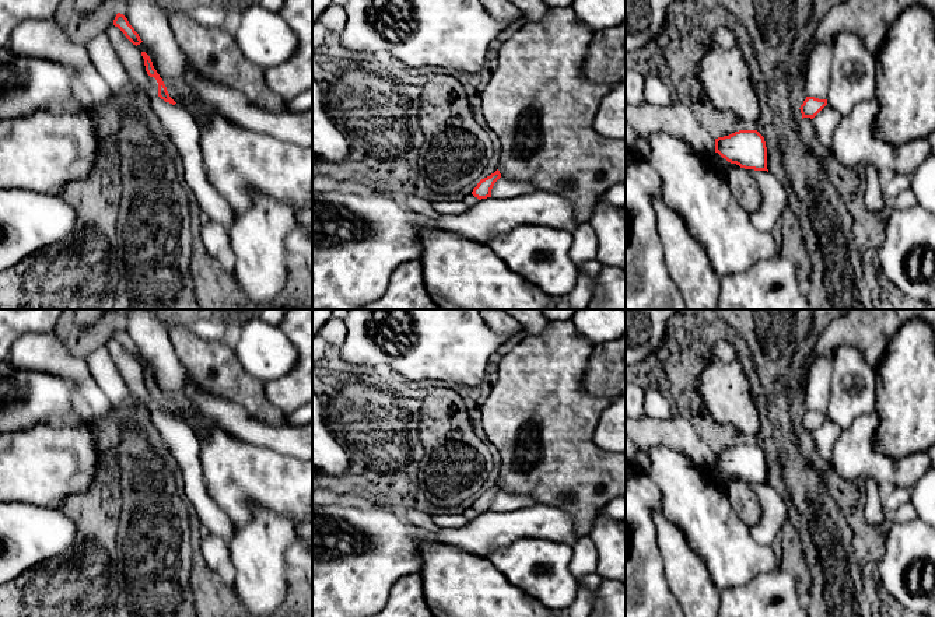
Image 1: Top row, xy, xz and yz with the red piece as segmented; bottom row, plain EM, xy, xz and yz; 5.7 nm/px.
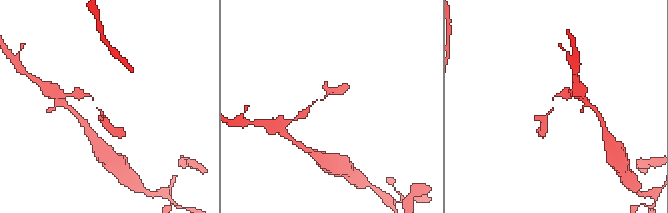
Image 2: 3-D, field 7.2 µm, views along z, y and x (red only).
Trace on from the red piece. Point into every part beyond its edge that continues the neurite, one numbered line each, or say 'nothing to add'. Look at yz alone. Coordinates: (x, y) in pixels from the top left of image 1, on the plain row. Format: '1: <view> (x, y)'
1: yz (826, 434)

